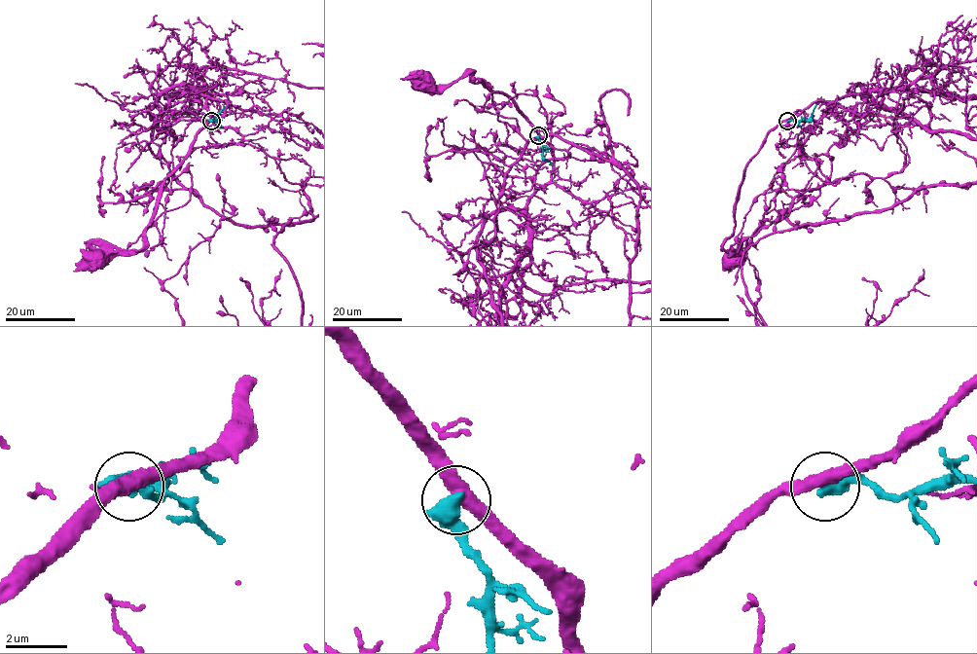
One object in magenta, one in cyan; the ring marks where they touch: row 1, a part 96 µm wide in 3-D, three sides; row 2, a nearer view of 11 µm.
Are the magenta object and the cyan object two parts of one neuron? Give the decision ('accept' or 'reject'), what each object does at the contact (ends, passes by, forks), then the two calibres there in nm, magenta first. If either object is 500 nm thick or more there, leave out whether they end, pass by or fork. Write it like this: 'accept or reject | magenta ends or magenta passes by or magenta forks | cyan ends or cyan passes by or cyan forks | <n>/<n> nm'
reject | 420/550 nm

